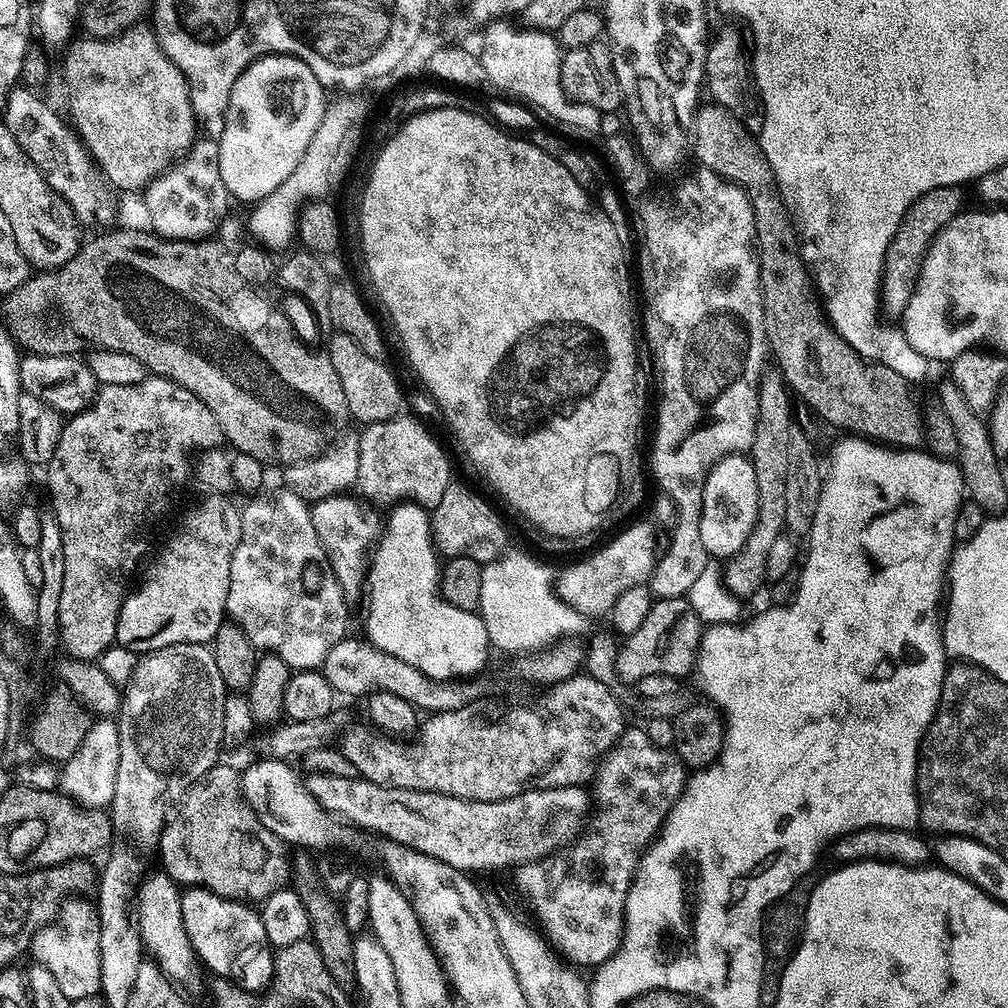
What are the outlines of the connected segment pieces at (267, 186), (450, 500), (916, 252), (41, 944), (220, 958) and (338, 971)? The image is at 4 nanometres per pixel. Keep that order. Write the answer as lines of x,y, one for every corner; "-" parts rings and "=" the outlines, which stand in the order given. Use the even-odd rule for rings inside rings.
262,56
240,75
238,82
234,82
234,90
230,90
230,106
226,110
226,126
224,133
218,139
220,146
218,170
222,170
222,182
226,182
229,197
236,199
237,196
240,200
252,200
251,202
265,200
267,196
274,194
274,190
278,190
278,186
282,186
282,182
286,182
286,178
290,178
290,174
294,174
298,162
302,162
302,154
306,154
306,146
310,146
310,138
314,138
314,130
318,130
324,117
326,111
324,95
326,95
324,85
318,82
318,78
314,78
310,66
303,64
297,56
=
451,482
436,508
431,509
432,539
445,557
465,556
474,558
480,565
499,560
508,544
508,532
500,516
475,492
464,484
-
445,552
445,553
444,553
=
954,184
930,190
925,196
918,198
912,209
904,215
904,221
898,226
896,237
888,247
887,255
884,256
885,278
882,290
887,307
889,304
896,312
900,312
910,302
910,294
920,276
920,267
924,265
924,255
928,252
928,247
955,216
965,211
963,191
965,191
963,187
=
61,915
44,928
40,928
32,939
31,959
46,966
46,970
54,974
58,990
62,990
62,994
66,994
70,1001
90,998
100,990
100,933
93,917
88,916
=
199,886
189,887
181,895
180,905
182,922
192,948
199,963
203,967
205,964
213,972
213,977
229,980
251,994
259,993
271,985
274,949
262,930
260,913
255,907
=
300,855
304,856
295,858
294,868
292,864
292,880
294,876
292,888
299,896
300,902
306,910
309,935
316,947
317,957
336,983
351,985
354,982
351,972
352,942
354,938
351,929
344,921
339,903
323,887
315,863
312,860
310,862
309,858
306,857
309,855

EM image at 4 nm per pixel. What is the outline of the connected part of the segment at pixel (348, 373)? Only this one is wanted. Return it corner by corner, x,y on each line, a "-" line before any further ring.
336,332
329,335
327,340
326,354
330,362
334,362
338,382
342,382
342,394
346,394
349,417
353,421
361,420
361,425
367,426
401,415
400,384
395,374
387,368
389,365
385,361
370,358
370,354
365,354
362,346
358,346
358,342
346,334

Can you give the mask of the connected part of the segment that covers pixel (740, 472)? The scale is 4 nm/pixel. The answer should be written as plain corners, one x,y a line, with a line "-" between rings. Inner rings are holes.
744,454
721,456
708,471
702,490
700,529
702,546
706,546
709,557
727,558
734,555
750,538
754,522
758,518
758,481
754,479
754,466

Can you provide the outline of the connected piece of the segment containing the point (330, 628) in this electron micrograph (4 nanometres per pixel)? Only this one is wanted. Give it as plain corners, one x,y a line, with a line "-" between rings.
283,491
273,496
257,495
249,499
252,501
248,505
243,505
238,521
240,532
230,558
227,615
239,625
256,649
280,656
288,663
289,669
316,670
323,665
333,646
349,635
349,601
326,558
322,542
318,542
318,534
314,534
309,501
302,499
297,492

